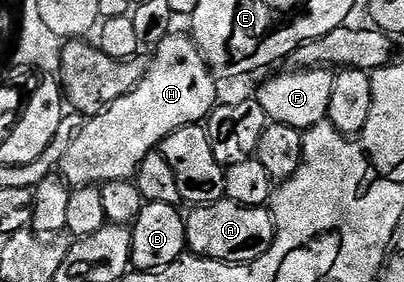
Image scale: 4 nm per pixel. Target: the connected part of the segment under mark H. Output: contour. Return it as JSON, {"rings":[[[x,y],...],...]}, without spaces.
{"rings":[[[170,34],[162,44],[156,45],[154,52],[157,53],[151,56],[149,70],[135,90],[111,102],[111,106],[104,108],[98,116],[86,119],[75,142],[71,142],[67,154],[61,160],[59,172],[70,189],[100,186],[116,180],[133,180],[149,152],[160,149],[161,143],[171,133],[180,128],[186,128],[188,124],[201,124],[213,111],[219,100],[218,81],[209,71],[209,64],[198,50],[196,42],[188,35],[177,35]]]}

